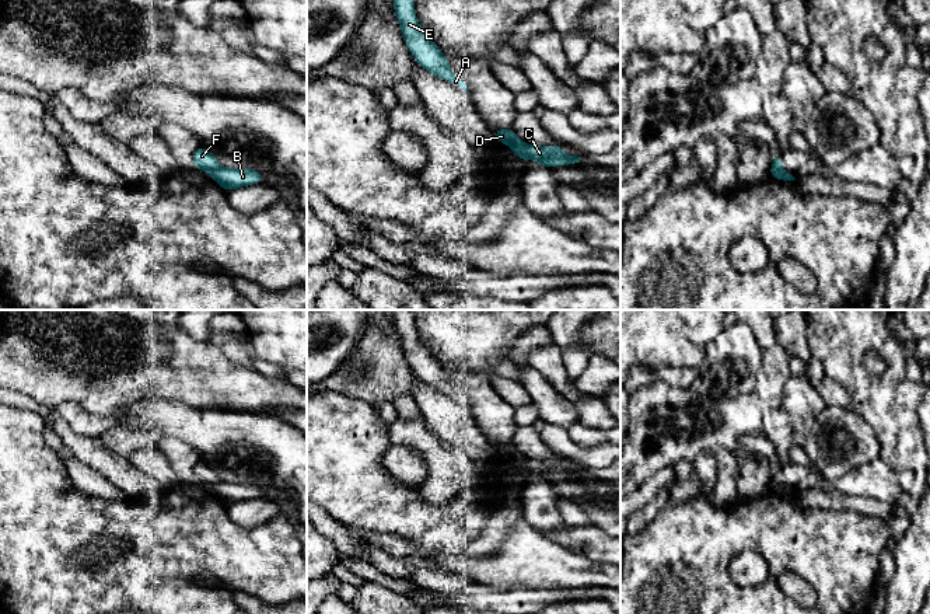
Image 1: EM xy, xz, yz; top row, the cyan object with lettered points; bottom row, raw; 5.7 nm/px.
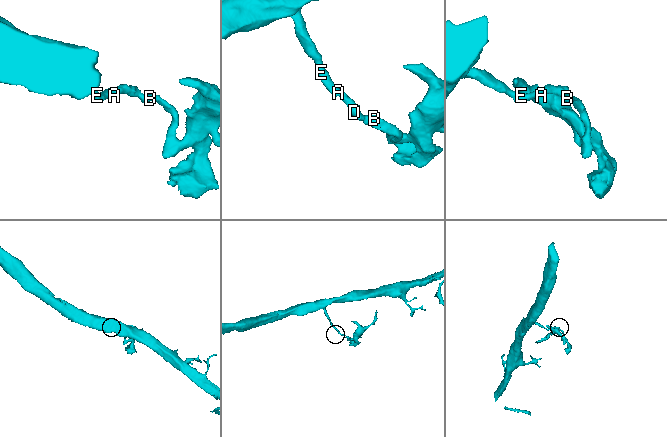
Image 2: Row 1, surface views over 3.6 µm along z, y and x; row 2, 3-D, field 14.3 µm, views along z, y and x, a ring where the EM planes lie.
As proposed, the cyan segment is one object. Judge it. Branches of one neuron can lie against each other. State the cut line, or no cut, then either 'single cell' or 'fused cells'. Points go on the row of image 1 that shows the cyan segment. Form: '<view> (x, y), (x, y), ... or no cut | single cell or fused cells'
xz (524, 146), (527, 157) | fused cells

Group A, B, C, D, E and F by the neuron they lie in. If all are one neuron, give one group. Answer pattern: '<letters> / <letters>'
A D E F / B C

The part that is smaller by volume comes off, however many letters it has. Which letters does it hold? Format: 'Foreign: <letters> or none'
Foreign: B, C

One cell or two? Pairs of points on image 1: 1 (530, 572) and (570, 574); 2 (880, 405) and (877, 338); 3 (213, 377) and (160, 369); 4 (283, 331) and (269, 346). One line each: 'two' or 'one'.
1: one
2: one
3: one
4: one

